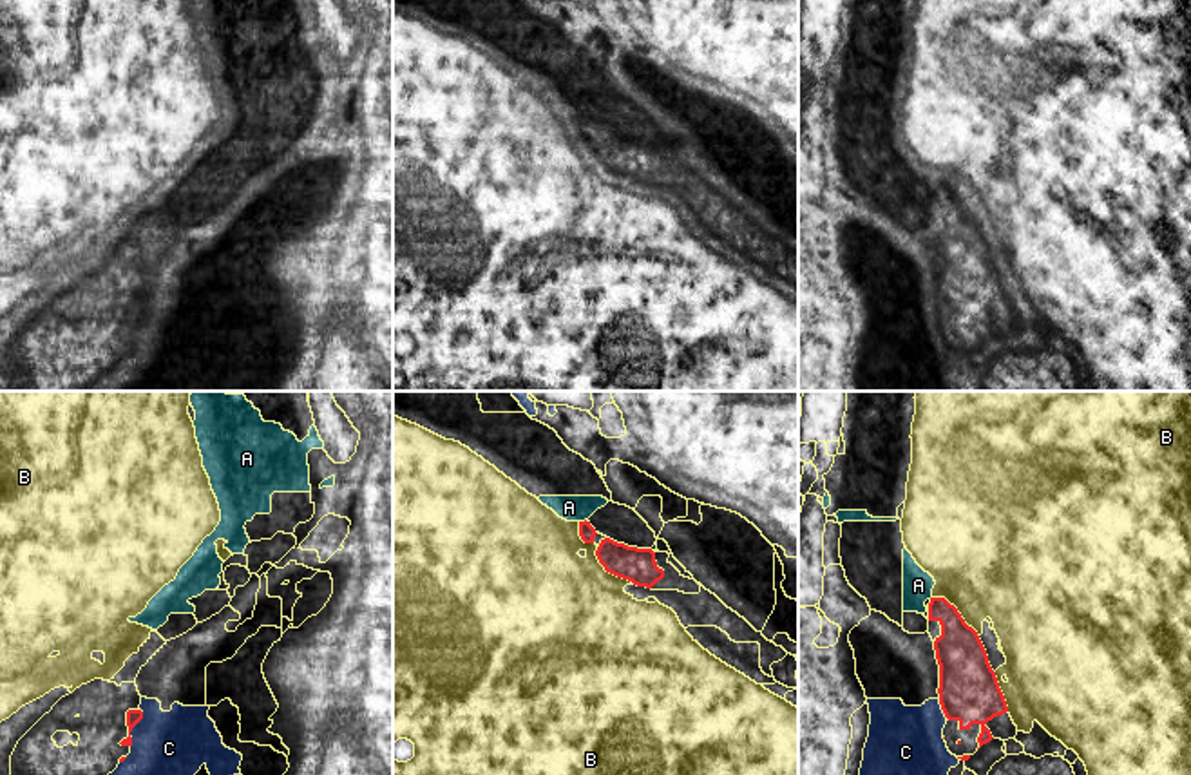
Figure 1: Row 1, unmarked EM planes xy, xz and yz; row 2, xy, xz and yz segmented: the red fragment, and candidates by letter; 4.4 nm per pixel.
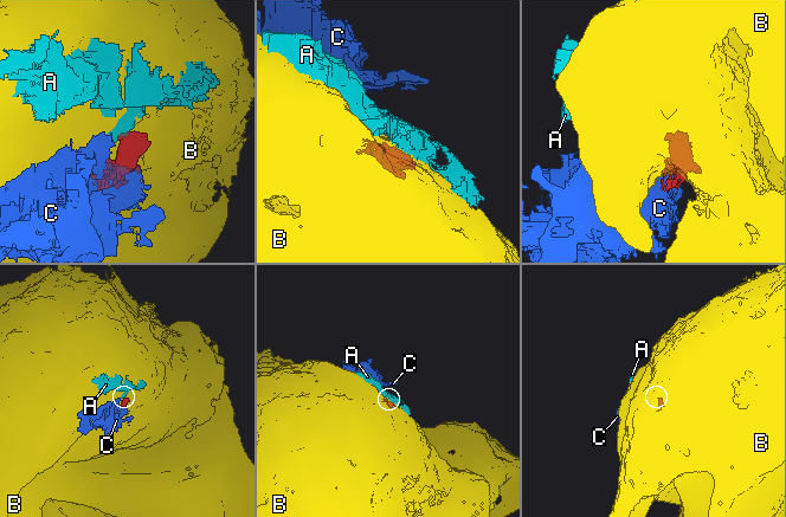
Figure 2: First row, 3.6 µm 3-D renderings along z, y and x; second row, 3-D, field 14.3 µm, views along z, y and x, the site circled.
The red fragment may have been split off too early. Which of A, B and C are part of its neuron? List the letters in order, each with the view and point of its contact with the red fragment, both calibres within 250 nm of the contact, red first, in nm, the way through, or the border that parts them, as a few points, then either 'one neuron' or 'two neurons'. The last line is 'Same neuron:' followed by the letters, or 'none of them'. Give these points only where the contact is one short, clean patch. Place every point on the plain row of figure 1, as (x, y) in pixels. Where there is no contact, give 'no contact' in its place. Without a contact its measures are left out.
A: xz (585, 114) | 70/110 nm | along xz (587, 114), (580, 116) | two neurons
B: yz (956, 205) | 220/480 nm | two neurons
C: xy (133, 321) | 60/320 nm | two neurons
Same neuron: none of them

